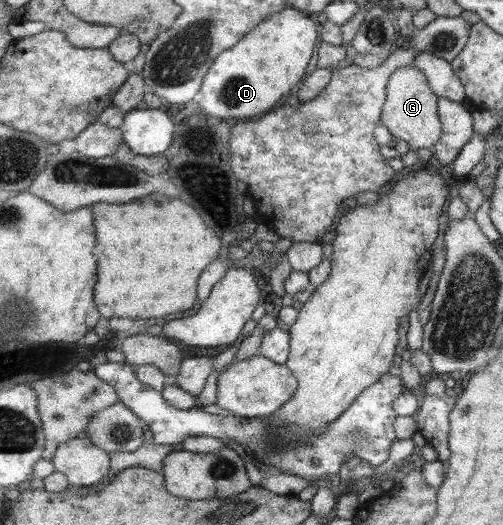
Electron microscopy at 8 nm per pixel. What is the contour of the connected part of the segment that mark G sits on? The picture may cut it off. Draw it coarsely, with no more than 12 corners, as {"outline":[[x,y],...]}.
{"outline":[[412,64],[392,70],[381,124],[408,150],[441,137],[438,95]]}

